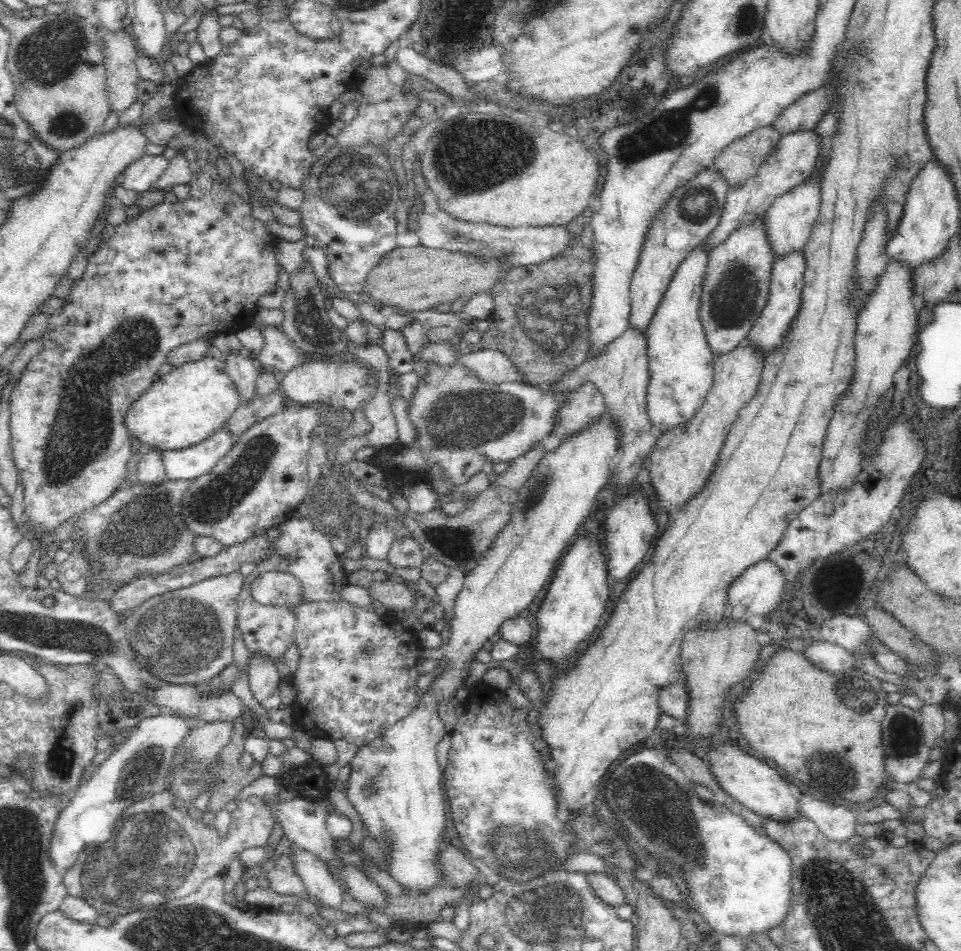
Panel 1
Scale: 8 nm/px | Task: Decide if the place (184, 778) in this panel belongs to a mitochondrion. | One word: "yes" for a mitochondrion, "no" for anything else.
yes

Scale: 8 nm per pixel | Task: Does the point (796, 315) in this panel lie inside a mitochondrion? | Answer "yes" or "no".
no

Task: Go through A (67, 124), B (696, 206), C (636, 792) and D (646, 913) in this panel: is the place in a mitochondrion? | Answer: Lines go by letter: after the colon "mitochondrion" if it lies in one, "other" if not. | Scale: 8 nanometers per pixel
A: mitochondrion
B: mitochondrion
C: mitochondrion
D: other

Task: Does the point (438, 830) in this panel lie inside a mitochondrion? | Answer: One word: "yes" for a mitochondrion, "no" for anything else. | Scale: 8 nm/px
no

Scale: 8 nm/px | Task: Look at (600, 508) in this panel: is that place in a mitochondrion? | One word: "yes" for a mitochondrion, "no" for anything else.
no

